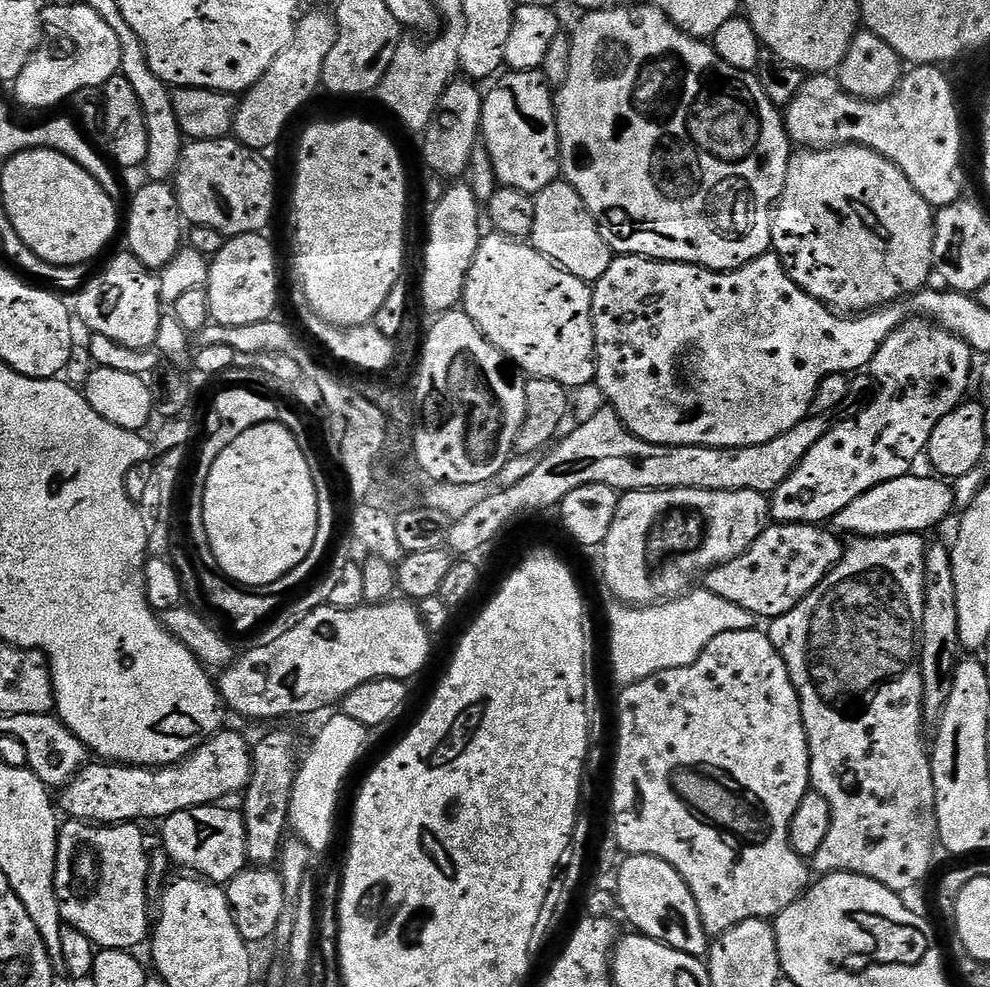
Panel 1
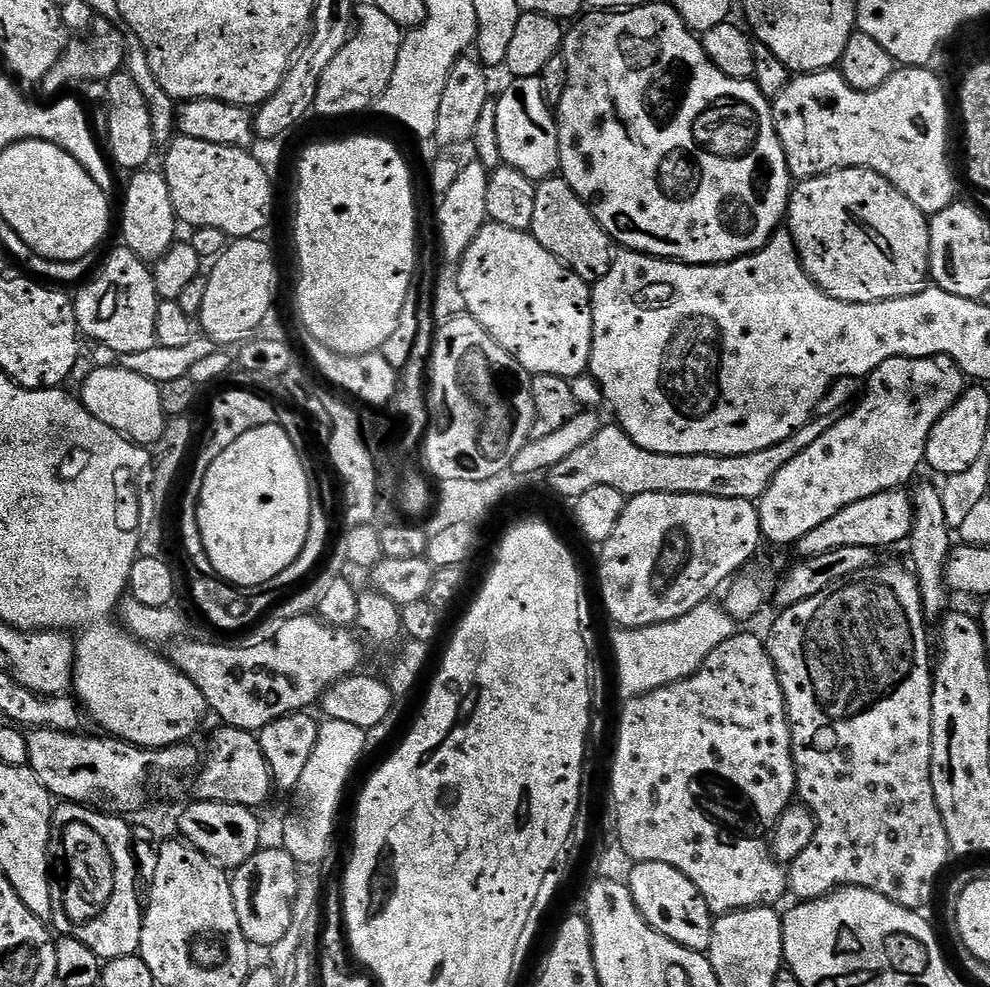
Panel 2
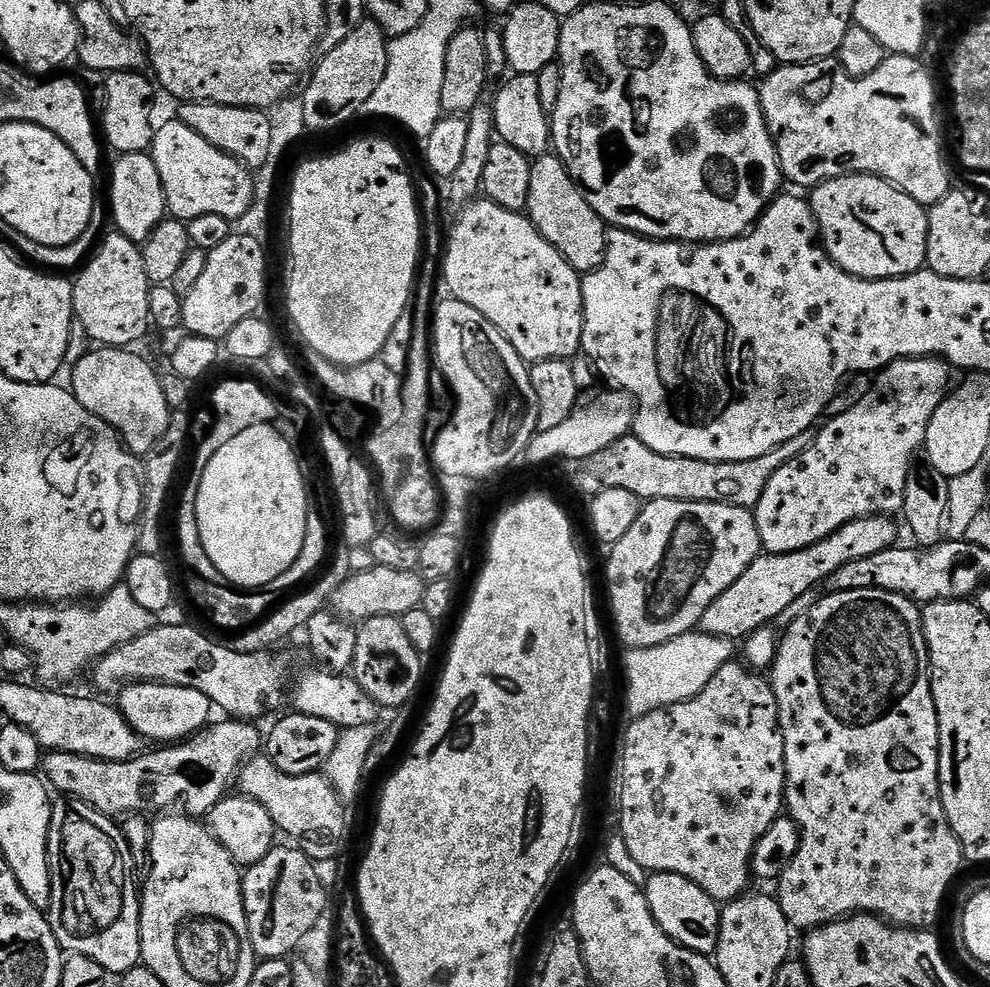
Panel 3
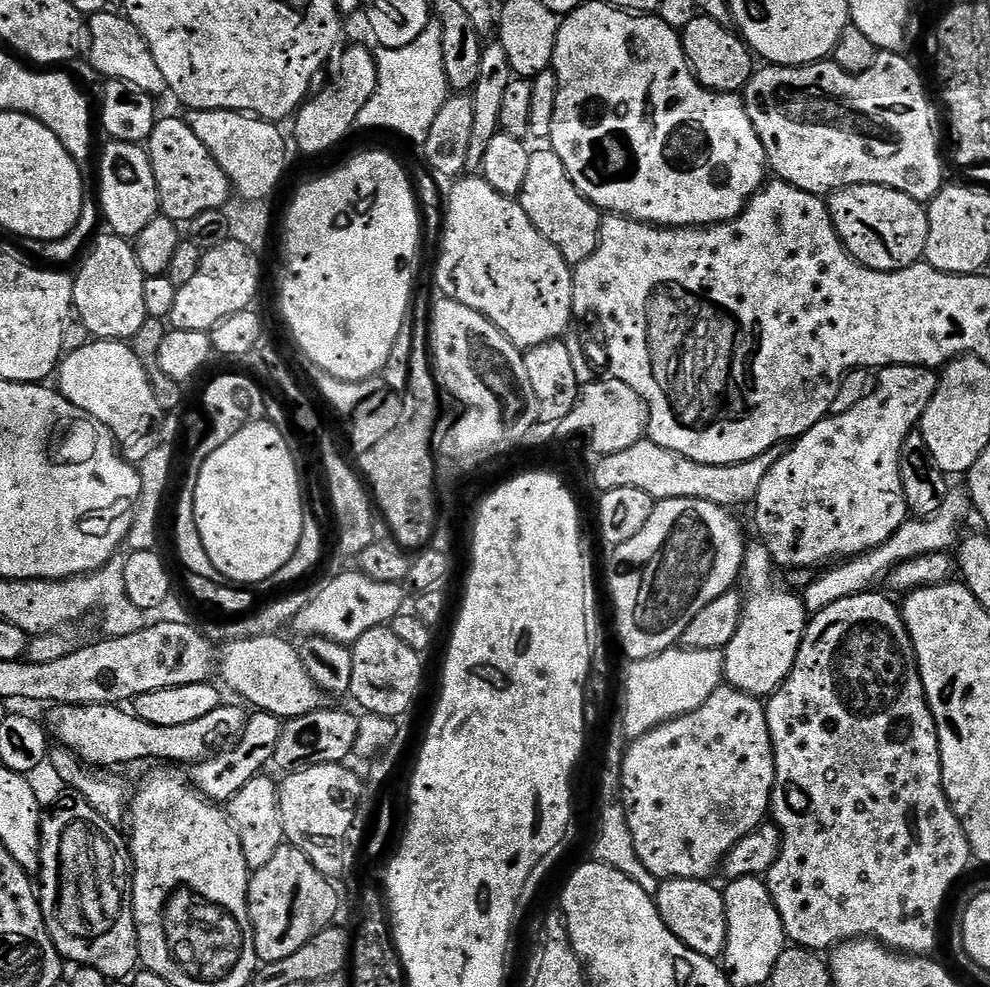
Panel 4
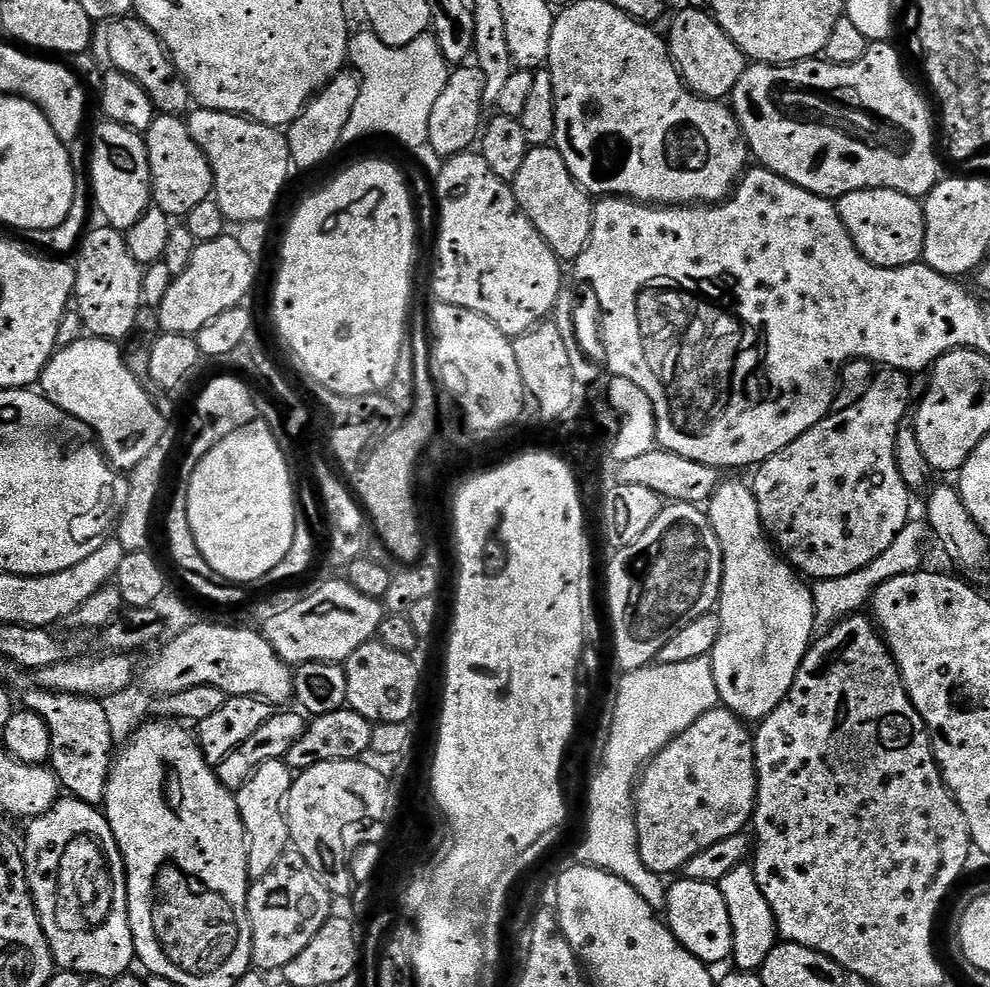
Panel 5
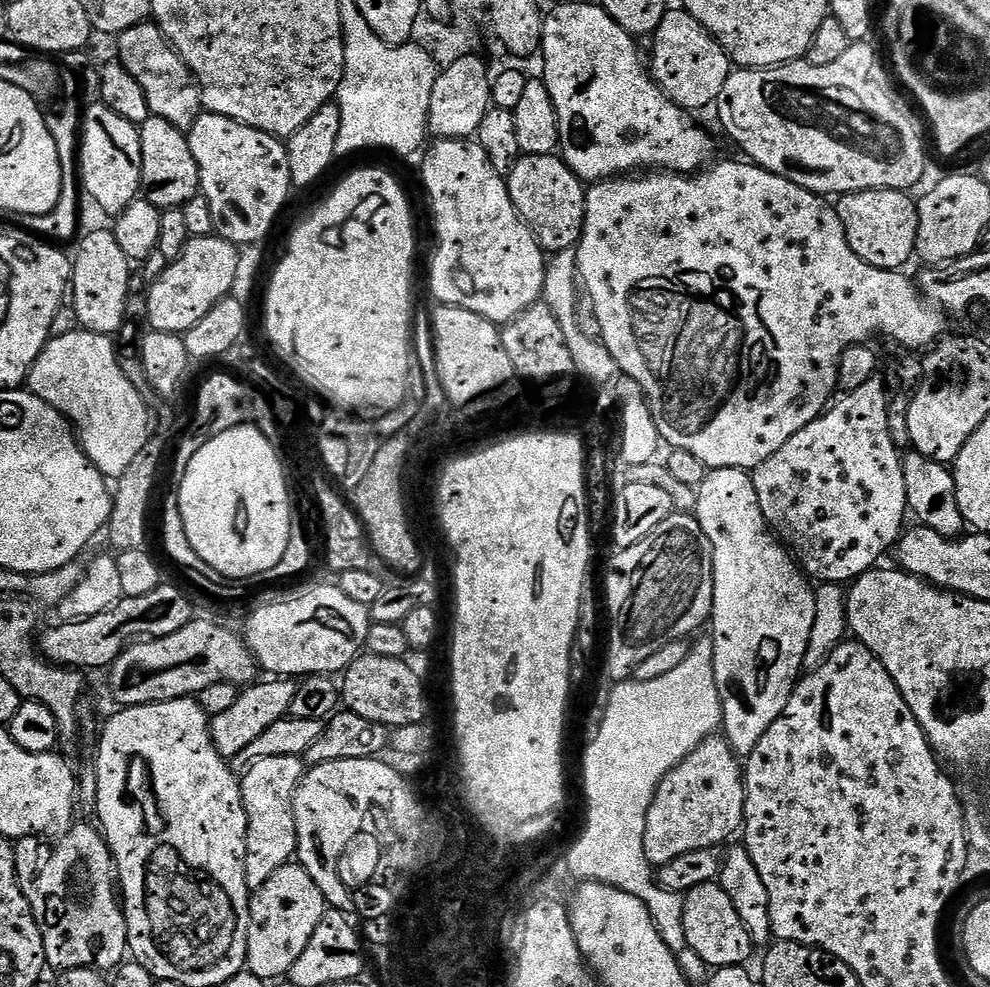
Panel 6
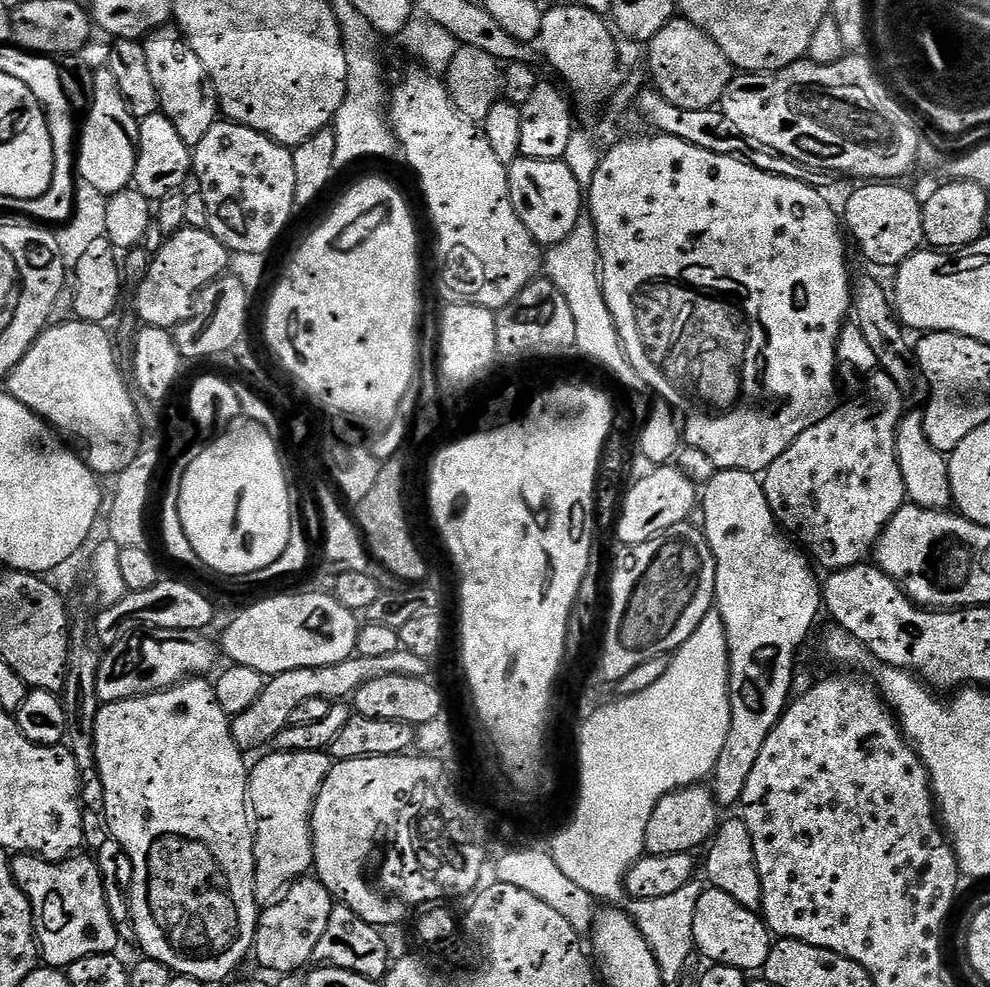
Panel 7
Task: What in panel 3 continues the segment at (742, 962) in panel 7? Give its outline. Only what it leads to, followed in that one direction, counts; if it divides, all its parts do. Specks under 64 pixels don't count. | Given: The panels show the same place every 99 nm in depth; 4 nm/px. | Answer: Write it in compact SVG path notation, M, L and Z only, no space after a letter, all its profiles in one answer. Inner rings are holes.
M654 872L649 875L647 884L643 885L644 896L658 926L676 943L692 952L701 954L715 953L720 933L721 905L702 886L682 874Z

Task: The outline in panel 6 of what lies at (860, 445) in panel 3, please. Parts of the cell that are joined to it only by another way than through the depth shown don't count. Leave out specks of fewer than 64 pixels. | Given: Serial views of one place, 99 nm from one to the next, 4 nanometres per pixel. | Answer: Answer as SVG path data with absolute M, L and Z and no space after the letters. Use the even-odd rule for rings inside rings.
M871 380L841 395L841 400L837 399L820 419L798 430L782 450L751 469L754 490L758 490L758 506L762 506L768 527L787 545L813 581L847 585L877 567L883 561L880 559L895 549L905 531L904 516L909 511L904 465L901 449L890 438L890 392L884 389L882 380Z

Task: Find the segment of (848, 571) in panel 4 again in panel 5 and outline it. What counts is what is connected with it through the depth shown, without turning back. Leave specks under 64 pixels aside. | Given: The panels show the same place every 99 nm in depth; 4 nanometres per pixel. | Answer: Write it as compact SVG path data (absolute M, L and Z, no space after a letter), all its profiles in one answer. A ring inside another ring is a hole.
M910 520L906 527L899 532L898 536L894 538L894 542L890 544L889 549L884 550L868 566L864 566L845 577L817 581L812 588L817 627L827 630L840 623L845 617L861 611L863 609L861 607L863 605L865 607L871 601L873 592L889 581L890 578L901 577L902 574L919 571L923 567L922 562L924 560L922 542L926 538L929 539L929 536L930 530L925 521Z

